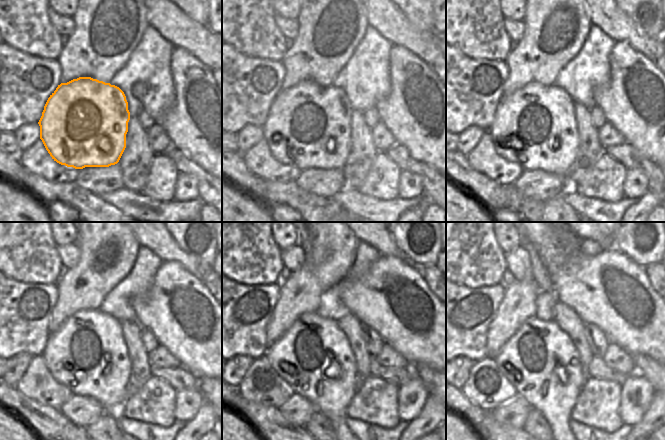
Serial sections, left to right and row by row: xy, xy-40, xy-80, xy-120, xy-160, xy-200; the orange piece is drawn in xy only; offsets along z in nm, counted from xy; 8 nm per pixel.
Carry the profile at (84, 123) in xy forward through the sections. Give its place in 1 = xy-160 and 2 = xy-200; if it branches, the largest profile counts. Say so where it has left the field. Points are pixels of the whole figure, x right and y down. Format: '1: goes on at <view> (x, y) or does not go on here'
1: goes on at xy-160 (314, 357)
2: goes on at xy-200 (540, 360)

